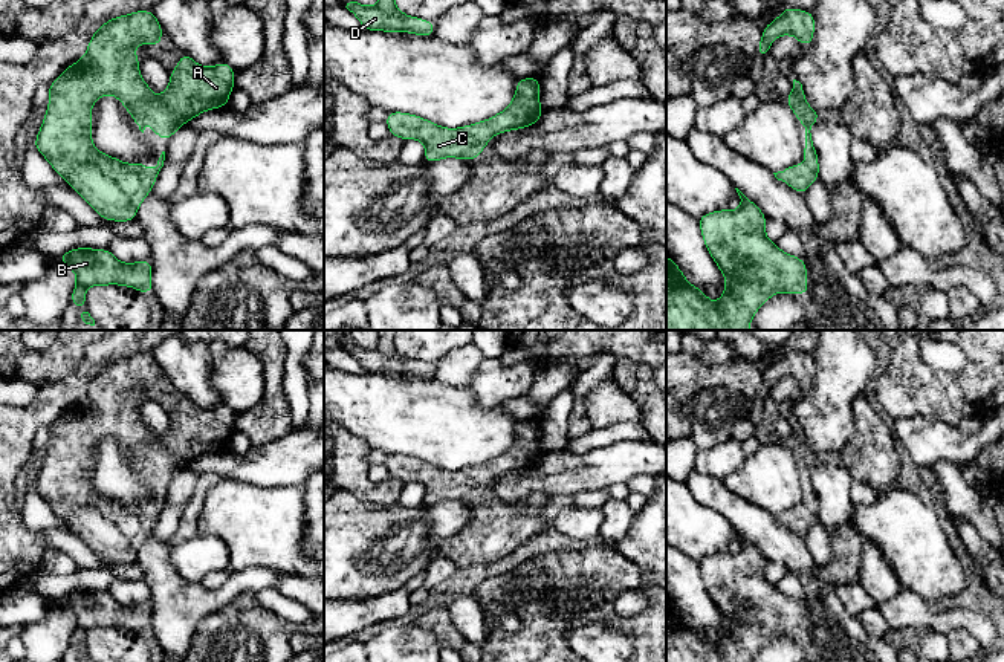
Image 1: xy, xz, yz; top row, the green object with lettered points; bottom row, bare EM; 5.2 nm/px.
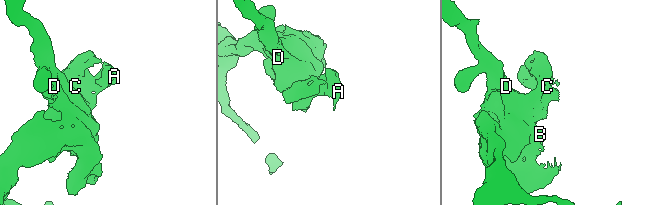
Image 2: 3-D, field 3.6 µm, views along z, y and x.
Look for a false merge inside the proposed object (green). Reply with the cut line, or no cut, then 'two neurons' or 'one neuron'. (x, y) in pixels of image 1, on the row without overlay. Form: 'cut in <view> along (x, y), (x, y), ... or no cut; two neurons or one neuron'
no cut; one neuron

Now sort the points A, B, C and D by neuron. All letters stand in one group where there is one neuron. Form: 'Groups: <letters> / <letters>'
Groups: A B C D

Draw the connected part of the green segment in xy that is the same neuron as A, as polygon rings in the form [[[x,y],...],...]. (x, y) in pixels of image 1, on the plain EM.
[[[134,353],[110,361],[92,378],[86,398],[49,427],[49,448],[34,488],[47,501],[55,515],[104,563],[130,564],[136,561],[139,547],[150,537],[164,509],[165,494],[162,494],[154,511],[145,511],[144,505],[124,506],[118,500],[96,492],[92,485],[93,445],[102,437],[115,437],[142,475],[147,466],[151,465],[154,468],[151,474],[167,483],[185,465],[202,454],[228,448],[229,437],[235,430],[235,413],[228,405],[222,404],[212,410],[203,410],[183,394],[170,416],[168,431],[154,439],[141,419],[134,390],[139,385],[159,388],[162,375],[162,368],[153,353]]]

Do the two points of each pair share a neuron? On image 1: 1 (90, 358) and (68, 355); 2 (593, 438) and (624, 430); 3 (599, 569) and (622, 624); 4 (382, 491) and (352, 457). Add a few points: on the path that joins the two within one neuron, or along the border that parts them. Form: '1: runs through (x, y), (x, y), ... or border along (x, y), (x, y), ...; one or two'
1: border along (86, 346), (81, 356); two
2: runs through (601, 438), (616, 433); one
3: runs through (599, 583), (599, 604), (608, 613); one
4: runs through (372, 490), (352, 468); one

